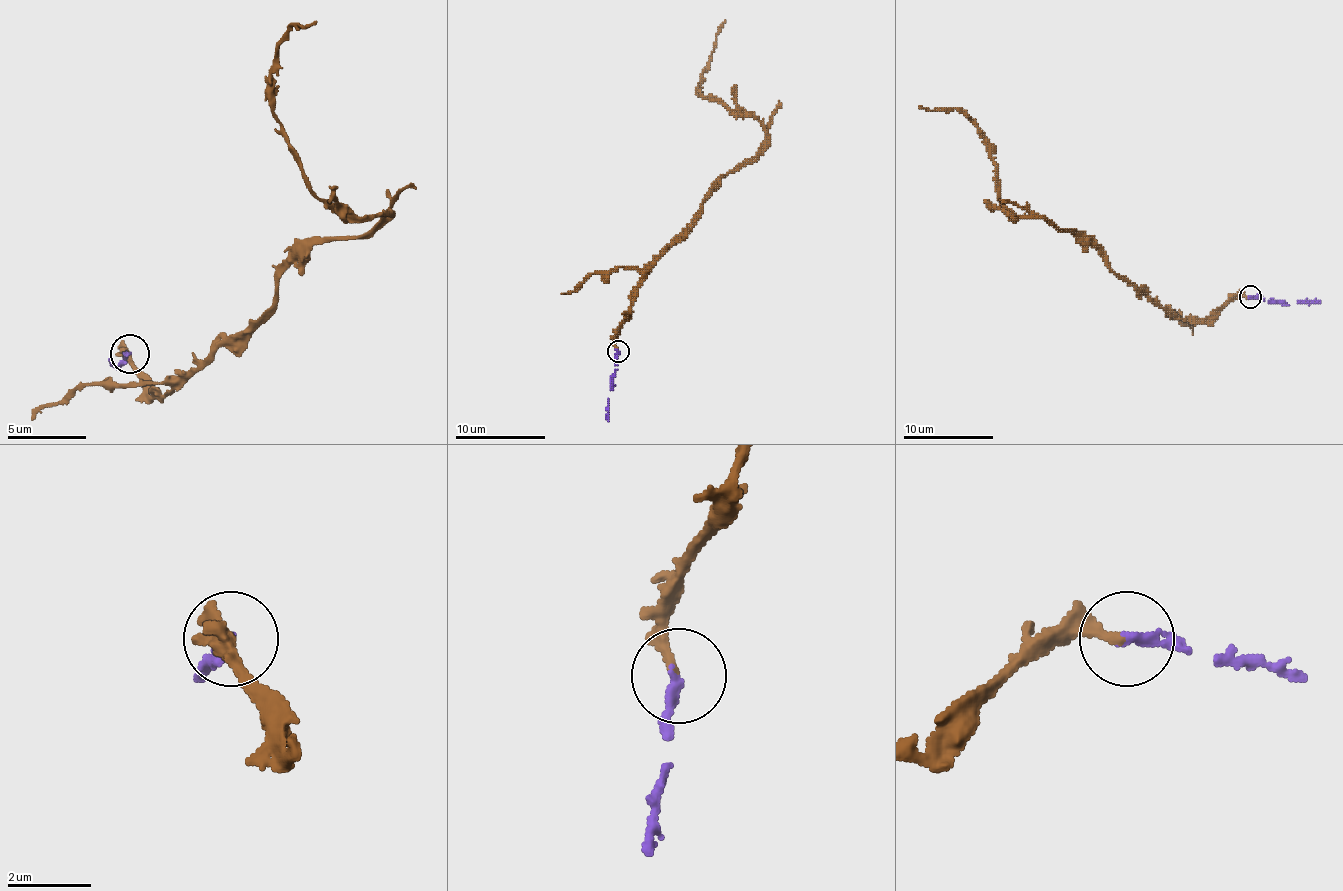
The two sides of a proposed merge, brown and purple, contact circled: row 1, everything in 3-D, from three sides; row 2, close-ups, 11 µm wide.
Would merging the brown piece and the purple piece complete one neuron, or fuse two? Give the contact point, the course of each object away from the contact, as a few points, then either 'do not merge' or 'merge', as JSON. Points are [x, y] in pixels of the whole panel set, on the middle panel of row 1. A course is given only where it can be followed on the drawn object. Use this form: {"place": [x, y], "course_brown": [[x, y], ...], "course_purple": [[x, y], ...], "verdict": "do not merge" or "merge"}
{"place": [618, 351], "course_brown": [[617, 352], [615, 334], [644, 271], [725, 175], [749, 161], [765, 139], [754, 116], [700, 92], [725, 20]], "course_purple": [[617, 352], [608, 421]], "verdict": "merge"}

